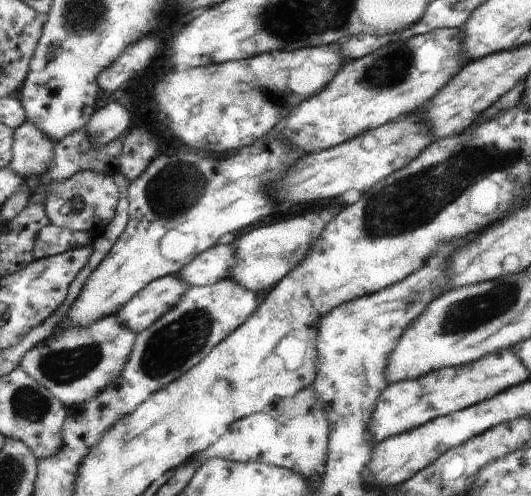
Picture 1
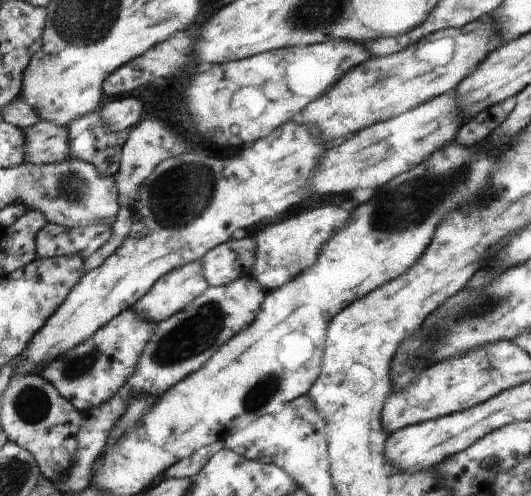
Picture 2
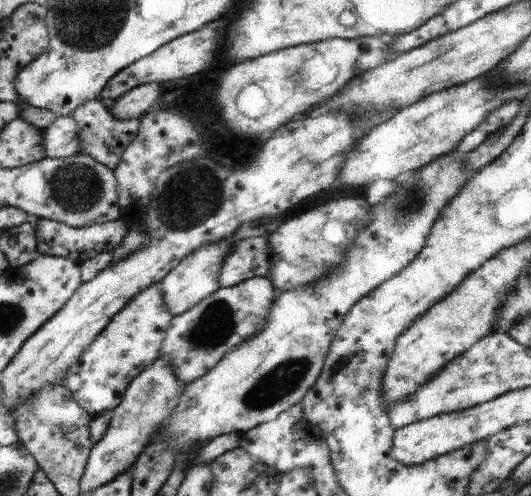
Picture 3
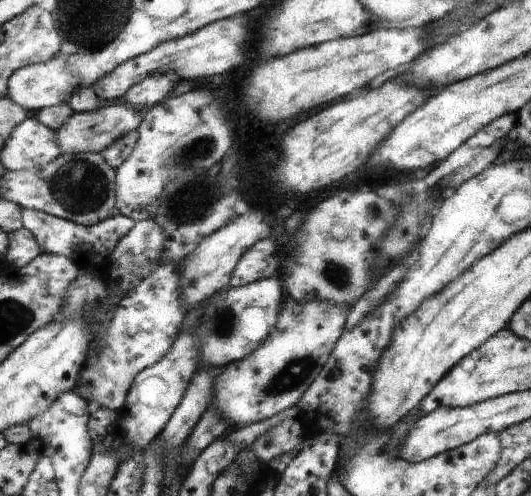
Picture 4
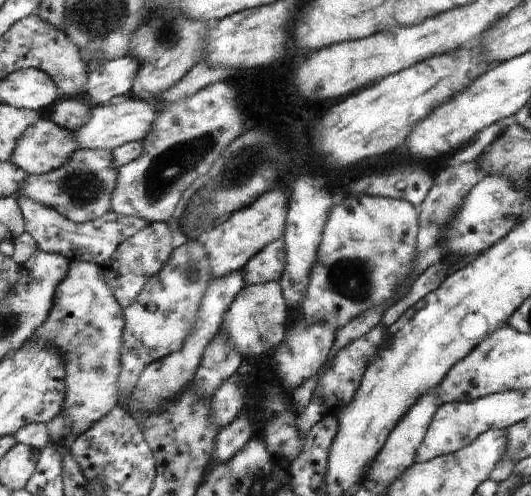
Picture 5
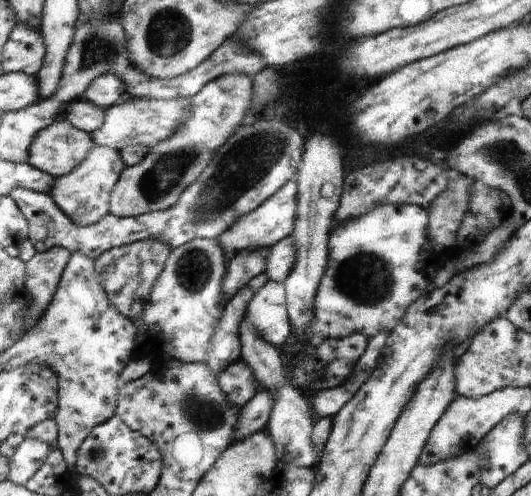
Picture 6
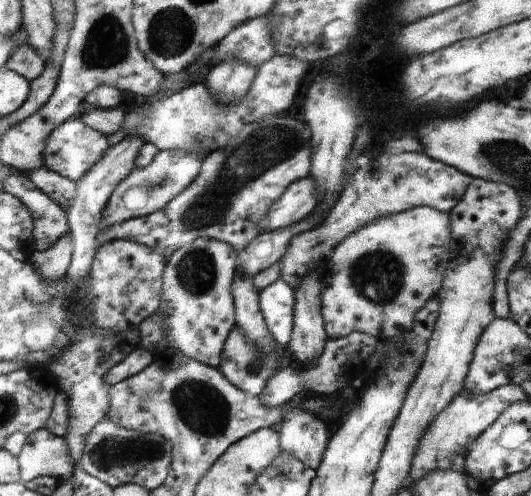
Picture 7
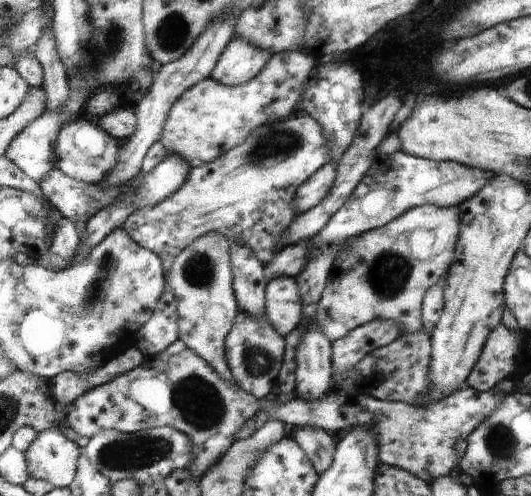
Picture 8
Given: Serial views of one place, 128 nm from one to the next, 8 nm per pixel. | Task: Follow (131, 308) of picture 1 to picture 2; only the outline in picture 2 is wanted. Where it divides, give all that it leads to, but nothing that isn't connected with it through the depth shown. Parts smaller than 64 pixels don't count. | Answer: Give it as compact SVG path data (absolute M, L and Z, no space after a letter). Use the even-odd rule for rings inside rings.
M202 259L161 276L152 290L132 305L133 310L140 312L146 320L156 323L184 311L209 288L209 282L202 276L200 262Z

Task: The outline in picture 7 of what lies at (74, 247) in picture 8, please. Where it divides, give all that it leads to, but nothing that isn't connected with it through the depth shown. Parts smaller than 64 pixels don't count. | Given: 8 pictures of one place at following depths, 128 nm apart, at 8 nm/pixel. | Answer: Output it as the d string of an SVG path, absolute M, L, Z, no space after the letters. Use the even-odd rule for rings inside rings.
M72 236L59 242L48 250L36 250L28 257L30 263L46 278L46 280L62 280L68 276L68 271L74 260L74 240Z

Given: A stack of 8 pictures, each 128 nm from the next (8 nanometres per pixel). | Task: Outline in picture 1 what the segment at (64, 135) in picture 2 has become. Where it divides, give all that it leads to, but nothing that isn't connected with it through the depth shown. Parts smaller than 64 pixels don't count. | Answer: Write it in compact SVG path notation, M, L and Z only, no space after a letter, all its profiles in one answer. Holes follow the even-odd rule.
M28 121L16 129L17 143L14 144L14 162L9 168L24 176L41 176L50 170L57 155L58 142L46 136L46 132Z

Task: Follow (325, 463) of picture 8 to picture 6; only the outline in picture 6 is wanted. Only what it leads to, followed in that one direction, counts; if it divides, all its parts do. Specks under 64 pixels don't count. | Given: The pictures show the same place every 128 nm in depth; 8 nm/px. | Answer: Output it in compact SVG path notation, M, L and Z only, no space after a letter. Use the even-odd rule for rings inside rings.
M246 318L240 322L239 337L242 346L241 358L253 370L254 376L259 381L259 386L268 390L270 396L274 398L273 412L269 416L266 426L266 434L274 442L276 459L285 463L292 463L294 466L312 468L318 464L318 456L315 452L315 445L312 443L311 435L316 422L312 408L304 400L300 389L294 388L286 373L282 369L279 348L270 344L250 324Z

